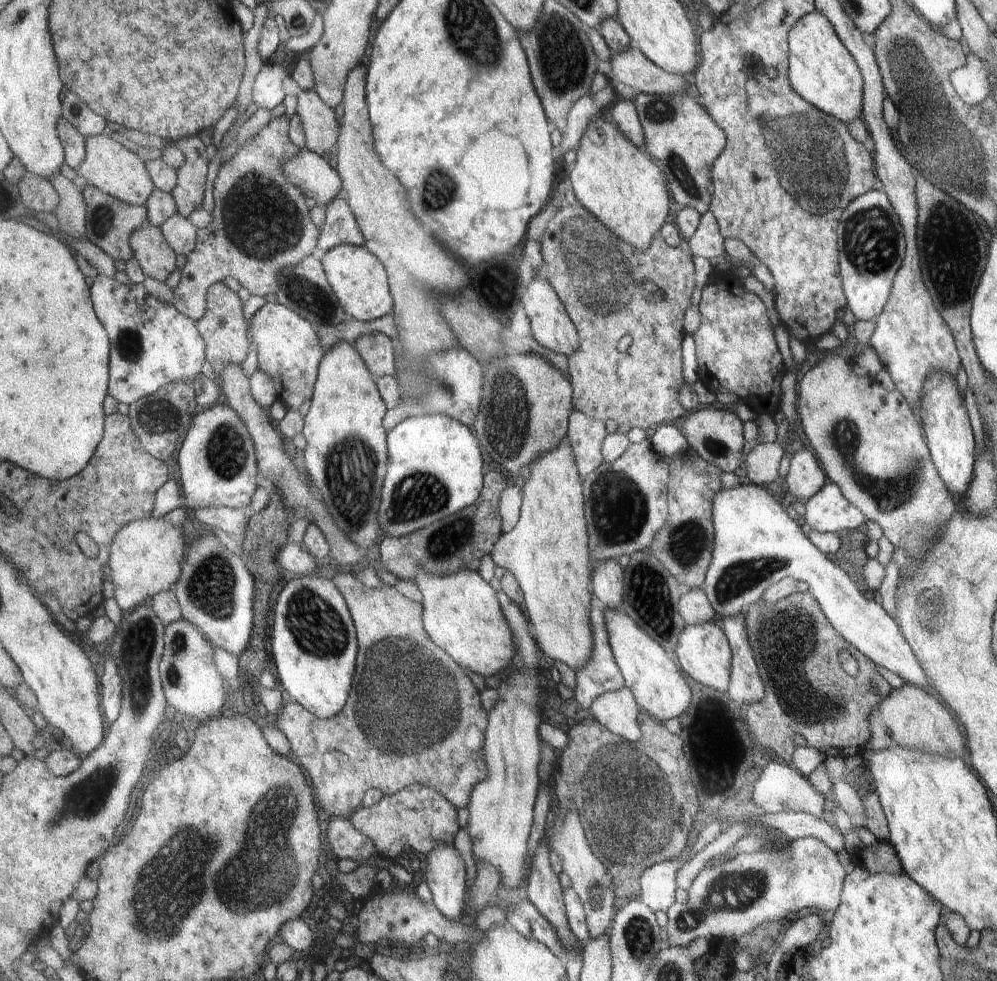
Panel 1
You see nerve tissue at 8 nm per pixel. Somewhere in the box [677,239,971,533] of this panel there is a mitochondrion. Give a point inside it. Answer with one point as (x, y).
(889, 496)

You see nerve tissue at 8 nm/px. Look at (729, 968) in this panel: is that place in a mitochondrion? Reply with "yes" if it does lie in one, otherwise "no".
no

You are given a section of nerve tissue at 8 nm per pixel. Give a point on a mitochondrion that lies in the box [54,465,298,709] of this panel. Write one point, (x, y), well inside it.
(212, 583)

